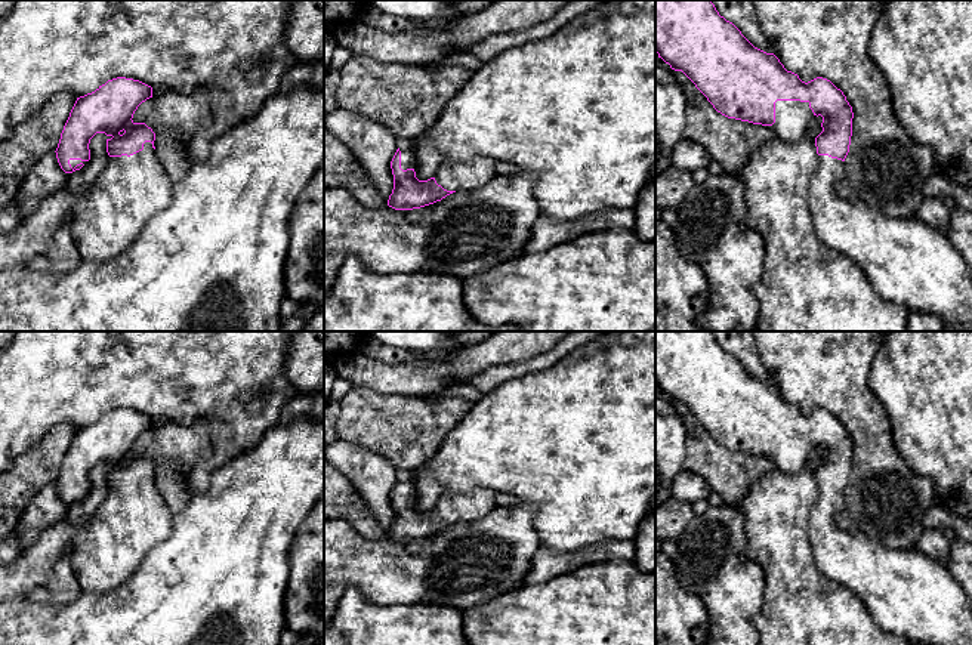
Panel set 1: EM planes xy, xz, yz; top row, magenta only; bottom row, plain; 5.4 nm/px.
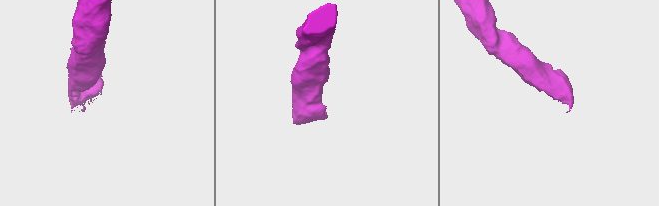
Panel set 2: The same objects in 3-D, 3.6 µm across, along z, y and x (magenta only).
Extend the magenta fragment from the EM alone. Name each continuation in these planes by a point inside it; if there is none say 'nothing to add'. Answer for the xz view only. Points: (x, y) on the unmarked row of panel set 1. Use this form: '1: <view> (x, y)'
1: xz (407, 484)
2: xz (453, 508)

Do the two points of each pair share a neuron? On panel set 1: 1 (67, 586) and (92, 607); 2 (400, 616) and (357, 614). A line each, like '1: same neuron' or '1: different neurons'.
1: different neurons
2: same neuron

